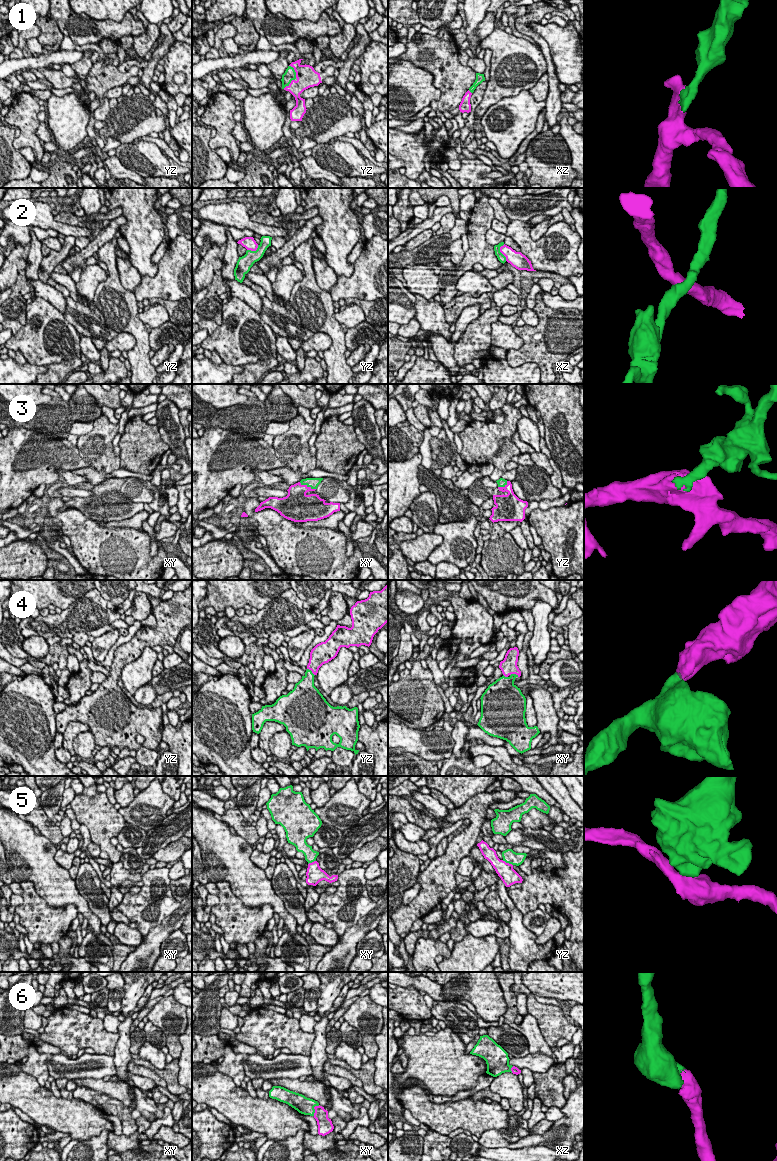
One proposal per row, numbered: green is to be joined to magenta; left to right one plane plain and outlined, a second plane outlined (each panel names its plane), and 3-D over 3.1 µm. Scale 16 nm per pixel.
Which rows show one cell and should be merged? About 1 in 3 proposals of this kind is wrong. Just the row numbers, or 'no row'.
1, 3, 4, 6

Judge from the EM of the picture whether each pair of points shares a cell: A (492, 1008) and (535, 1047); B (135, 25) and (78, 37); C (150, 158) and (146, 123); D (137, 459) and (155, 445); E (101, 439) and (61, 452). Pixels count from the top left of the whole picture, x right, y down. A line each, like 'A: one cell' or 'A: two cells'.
A: two cells
B: one cell
C: two cells
D: one cell
E: two cells

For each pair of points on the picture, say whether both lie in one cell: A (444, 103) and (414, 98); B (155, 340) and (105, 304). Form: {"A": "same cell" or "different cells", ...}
{"A": "different cells", "B": "different cells"}

